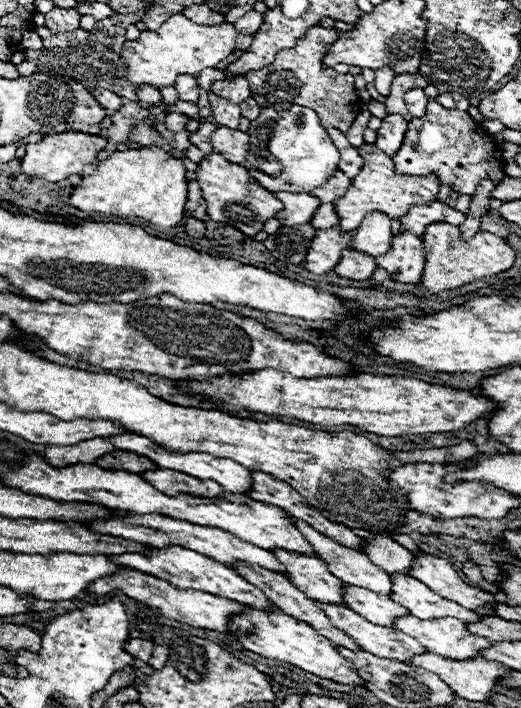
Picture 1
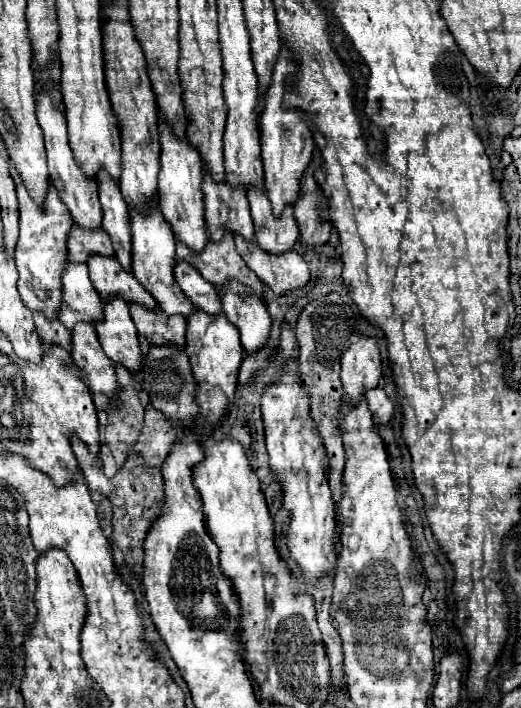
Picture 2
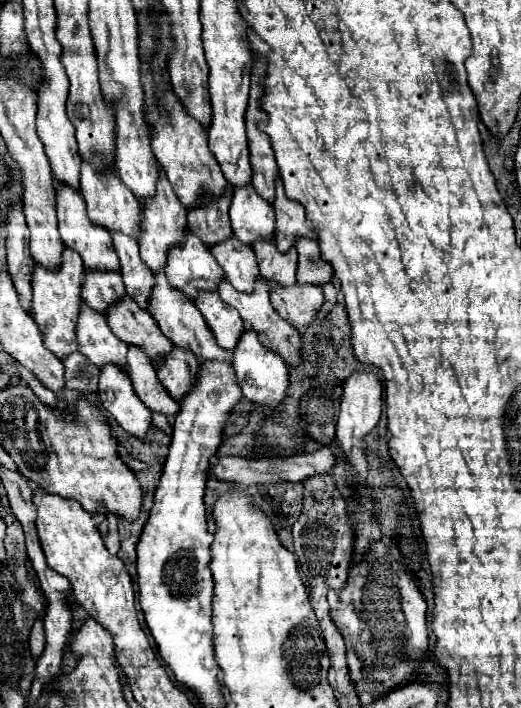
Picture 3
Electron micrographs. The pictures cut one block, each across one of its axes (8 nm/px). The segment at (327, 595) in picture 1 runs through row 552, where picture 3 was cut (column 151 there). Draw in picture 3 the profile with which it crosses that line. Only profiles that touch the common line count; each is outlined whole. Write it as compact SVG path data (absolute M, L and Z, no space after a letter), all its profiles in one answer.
M112 232L112 238L116 254L122 264L122 278L126 292L132 300L138 302L138 306L144 306L144 310L148 310L148 300L154 288L154 276L140 258L138 242L122 232Z

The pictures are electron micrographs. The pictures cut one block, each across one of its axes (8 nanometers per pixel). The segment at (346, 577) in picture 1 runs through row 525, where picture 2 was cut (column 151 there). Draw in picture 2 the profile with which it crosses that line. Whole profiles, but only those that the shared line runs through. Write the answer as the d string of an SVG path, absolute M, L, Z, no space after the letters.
M90 254L86 264L90 270L90 280L102 298L108 294L120 294L128 302L144 302L146 306L156 306L152 294L136 280L130 270L122 268L116 256Z

